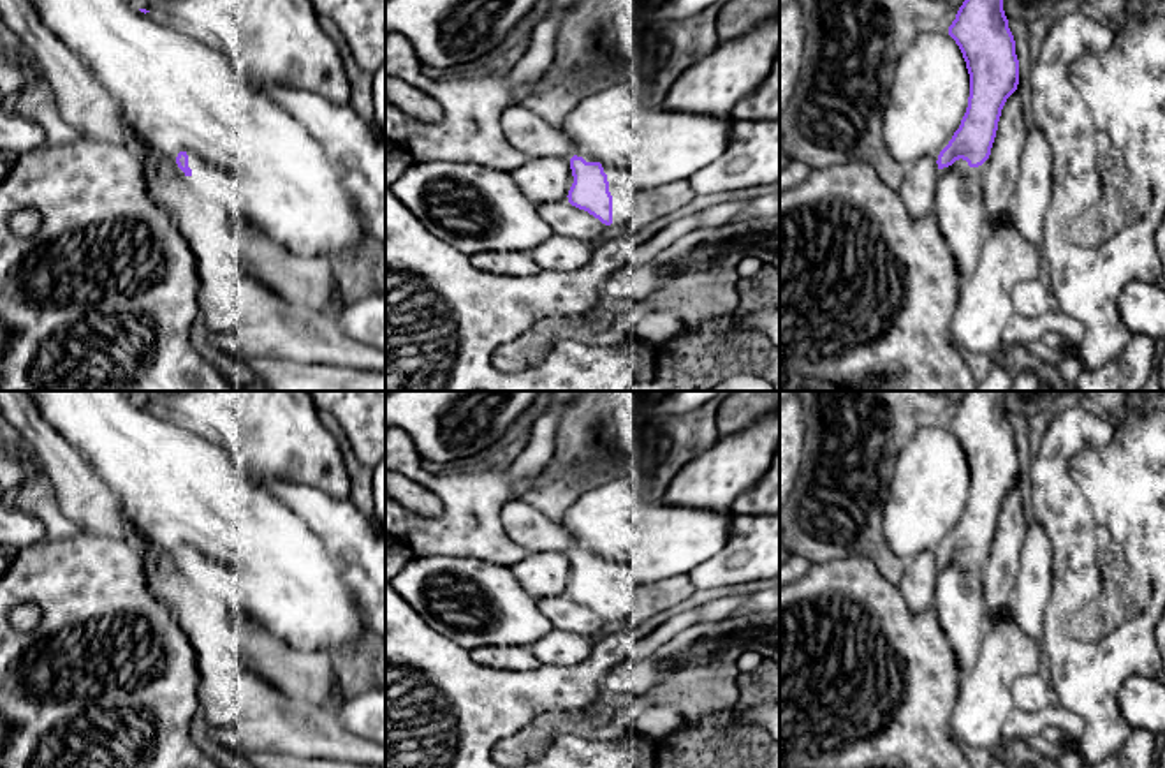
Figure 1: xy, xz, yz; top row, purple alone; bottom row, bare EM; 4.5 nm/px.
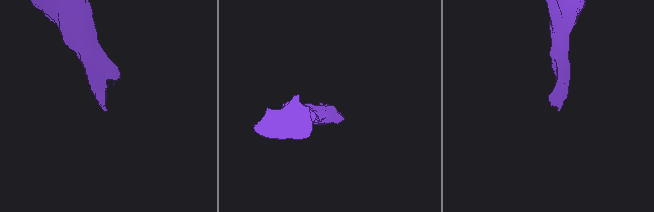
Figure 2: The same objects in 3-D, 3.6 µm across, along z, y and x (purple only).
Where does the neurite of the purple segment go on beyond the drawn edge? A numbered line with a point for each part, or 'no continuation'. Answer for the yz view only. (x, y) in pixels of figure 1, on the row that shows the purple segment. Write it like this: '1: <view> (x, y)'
1: yz (959, 166)

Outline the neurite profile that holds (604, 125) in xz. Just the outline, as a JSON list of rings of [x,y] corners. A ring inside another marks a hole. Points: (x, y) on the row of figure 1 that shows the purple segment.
[[[628,79],[590,95],[574,107],[561,123],[572,139],[574,151],[591,155],[625,169],[635,190],[655,190],[667,183],[686,181],[707,167],[727,150],[732,116],[707,116],[700,113],[674,113],[665,107],[648,107],[632,92]]]

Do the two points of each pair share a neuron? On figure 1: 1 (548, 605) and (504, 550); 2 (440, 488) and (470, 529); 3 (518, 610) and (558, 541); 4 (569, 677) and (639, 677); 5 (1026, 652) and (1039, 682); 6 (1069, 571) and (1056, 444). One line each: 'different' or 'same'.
1: different
2: same
3: different
4: different
5: different
6: same

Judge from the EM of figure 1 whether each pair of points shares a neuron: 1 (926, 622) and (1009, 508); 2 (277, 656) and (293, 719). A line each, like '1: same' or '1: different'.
1: different
2: same

